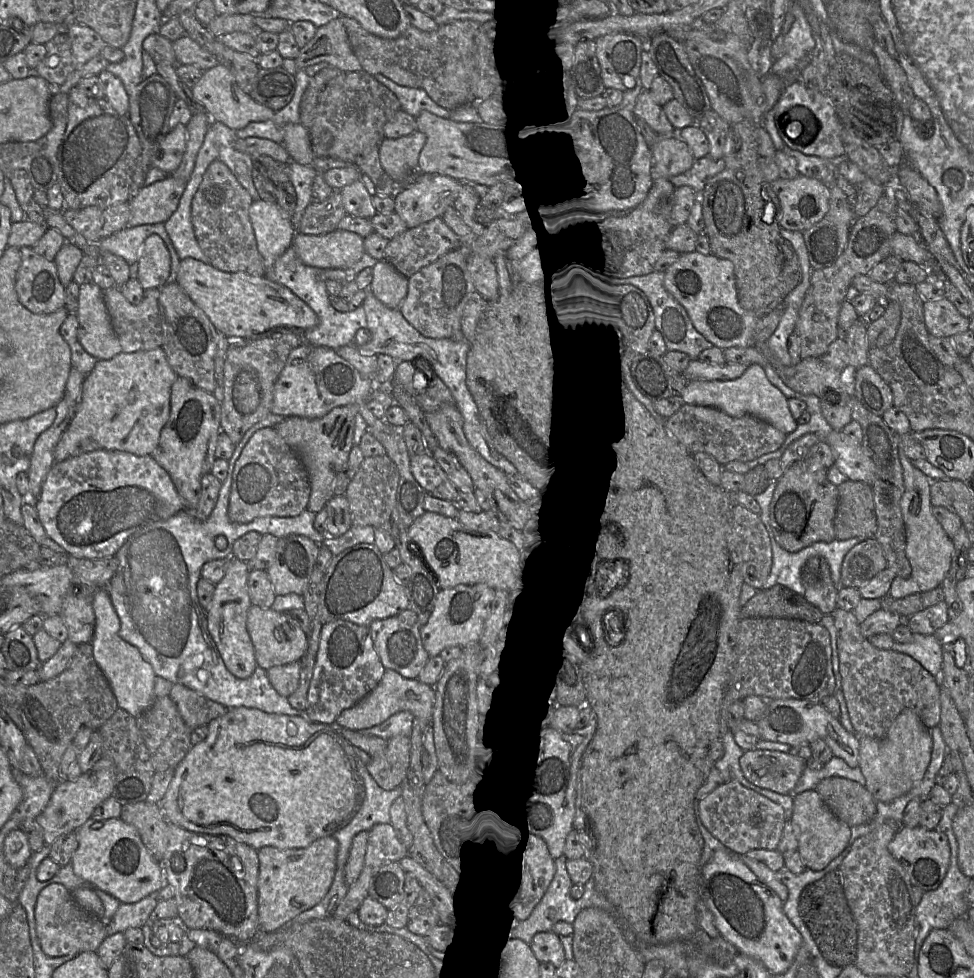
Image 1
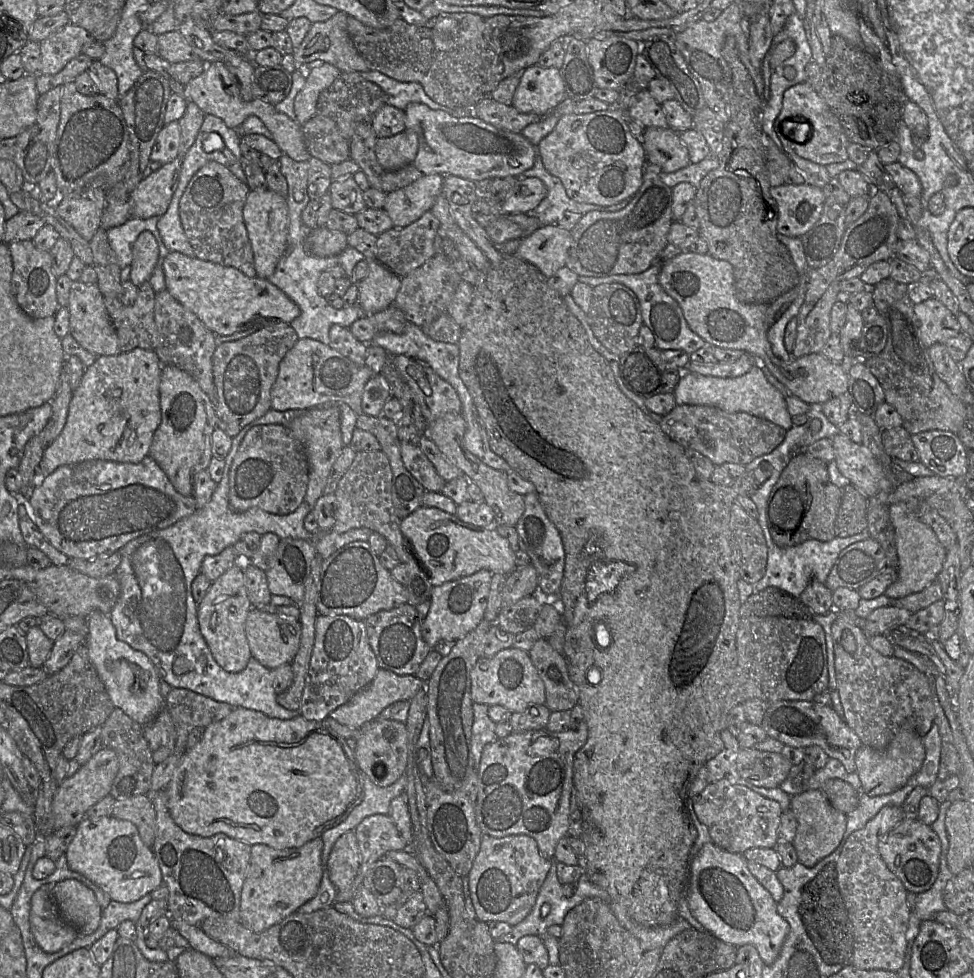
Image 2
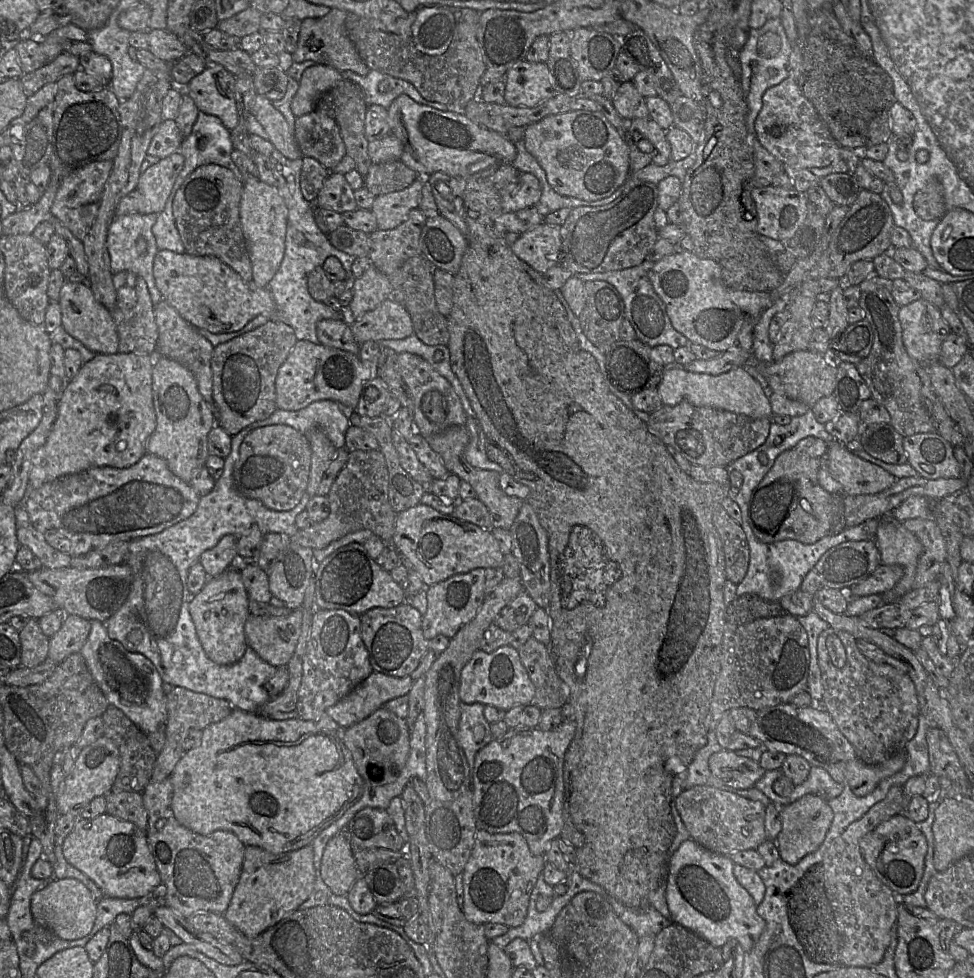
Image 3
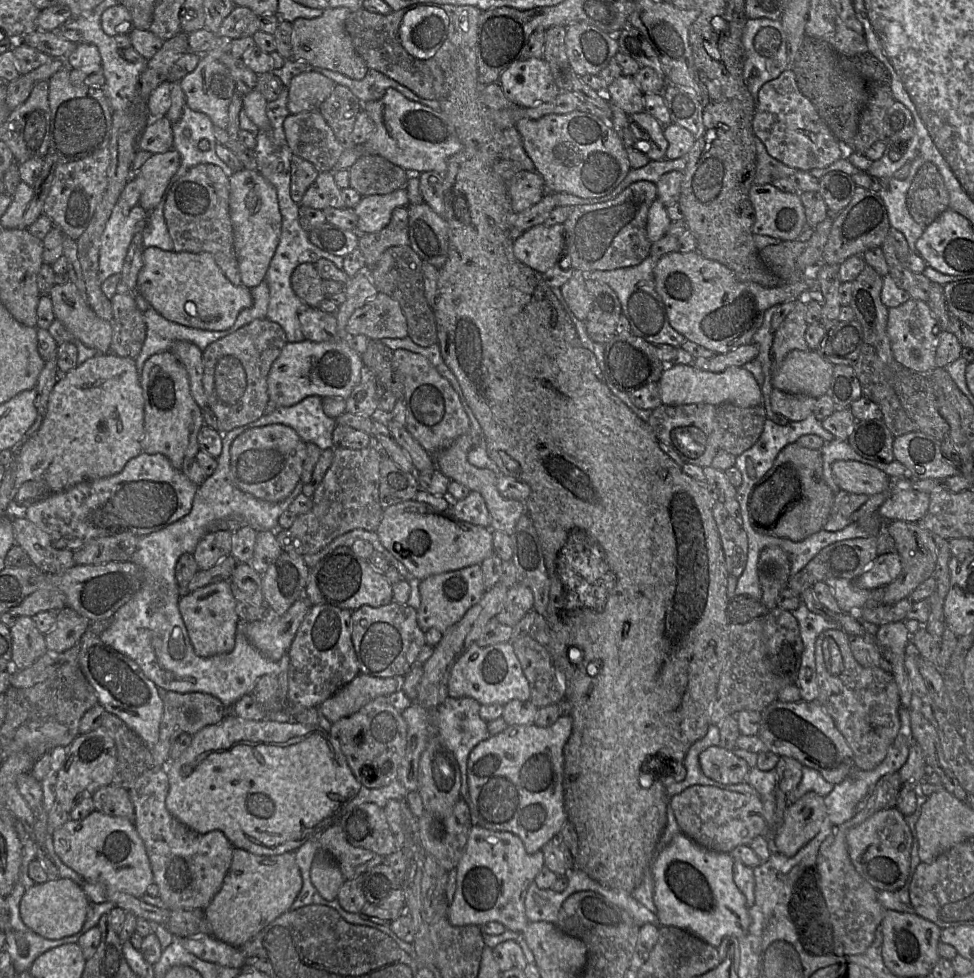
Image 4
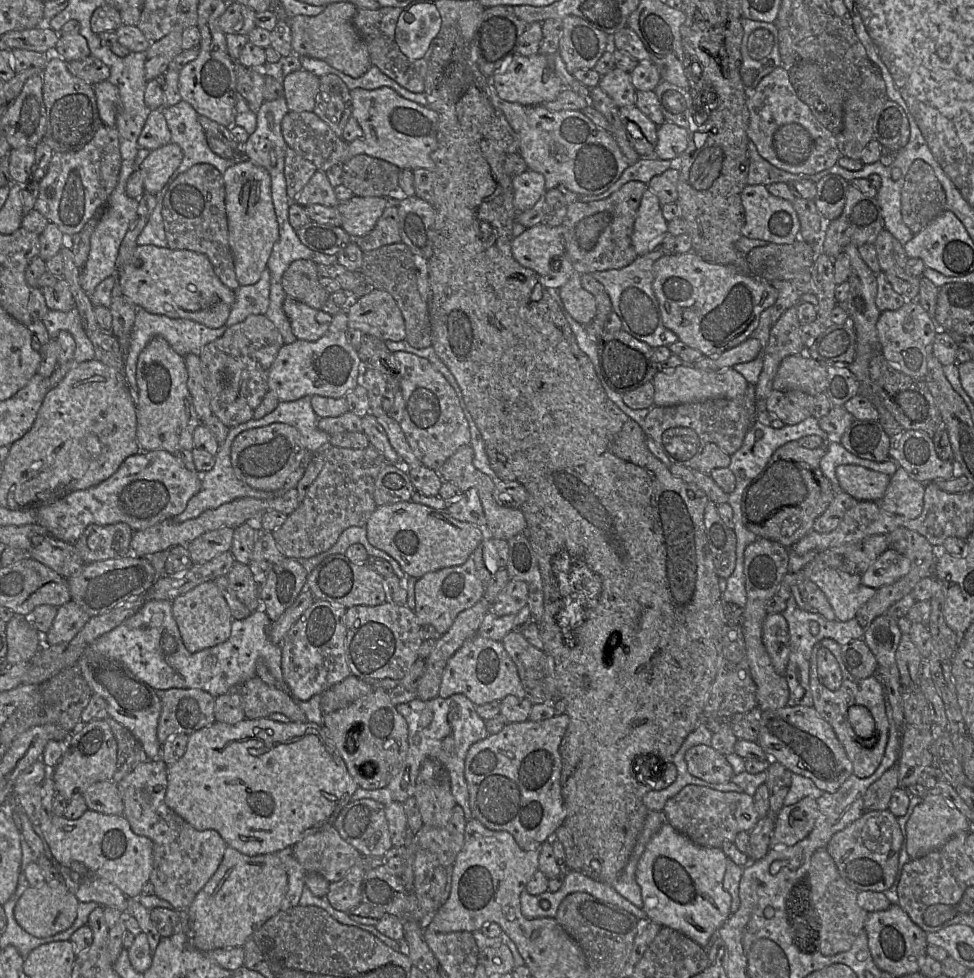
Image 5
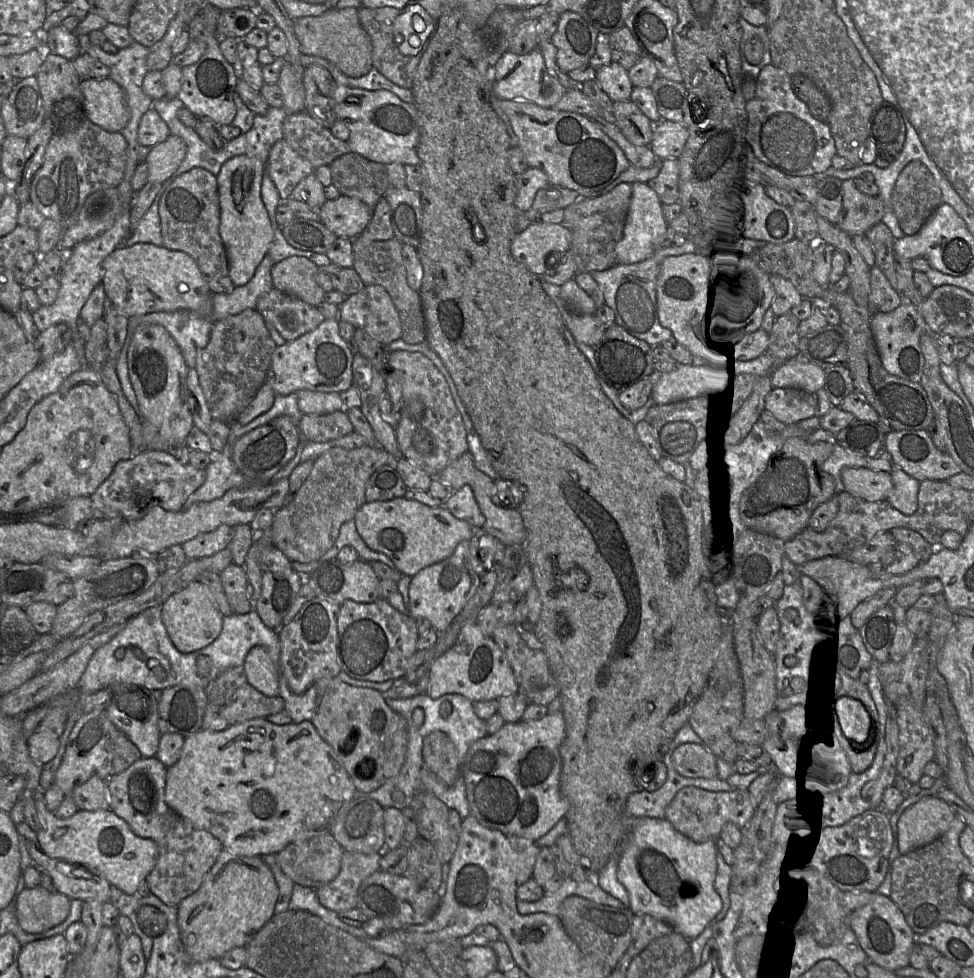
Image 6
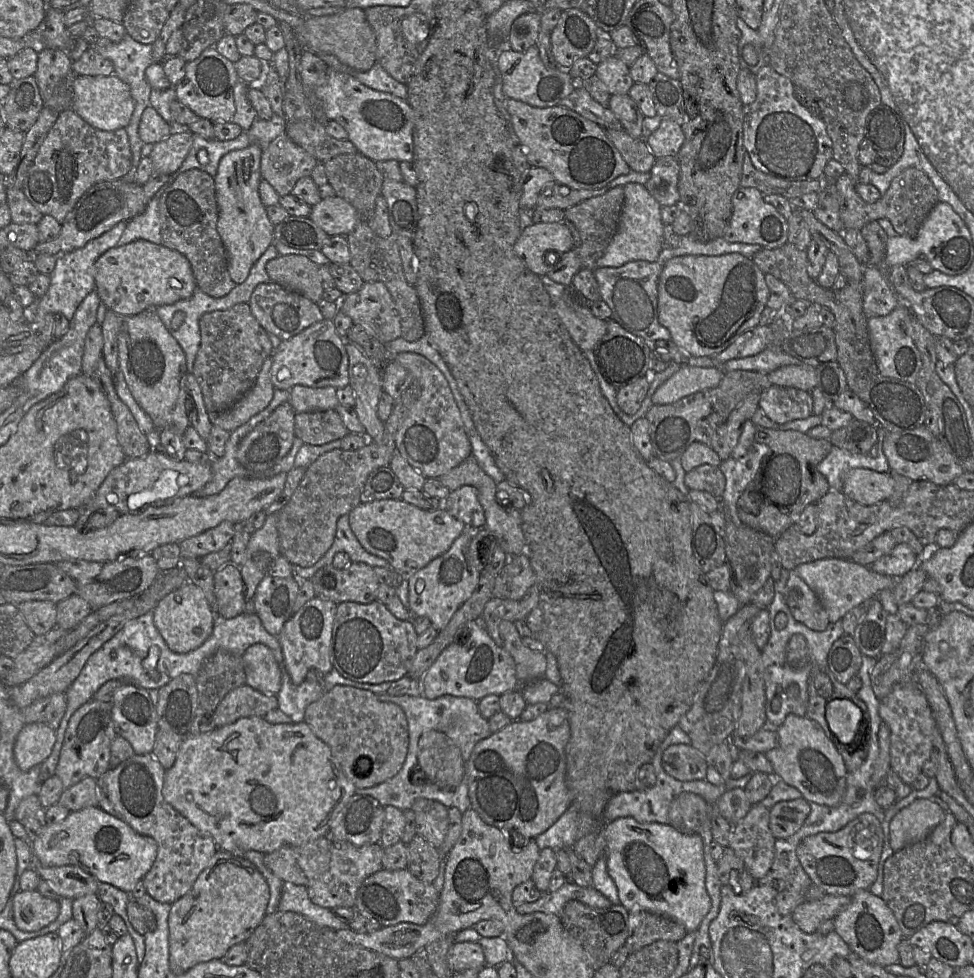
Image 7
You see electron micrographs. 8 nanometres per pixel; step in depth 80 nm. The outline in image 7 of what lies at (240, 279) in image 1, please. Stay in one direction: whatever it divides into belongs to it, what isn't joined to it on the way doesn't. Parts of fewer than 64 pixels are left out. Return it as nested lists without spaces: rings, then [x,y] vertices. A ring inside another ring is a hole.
[[[146,240],[107,250],[95,263],[94,277],[101,303],[122,317],[188,299],[197,288],[191,264],[183,254]]]

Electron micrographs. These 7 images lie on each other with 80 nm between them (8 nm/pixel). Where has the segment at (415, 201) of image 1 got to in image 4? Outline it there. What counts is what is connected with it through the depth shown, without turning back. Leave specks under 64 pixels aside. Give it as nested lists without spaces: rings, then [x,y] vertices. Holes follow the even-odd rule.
[[[405,188],[390,194],[362,197],[353,208],[358,216],[356,231],[358,234],[369,234],[385,228],[397,207],[407,207],[410,204]]]

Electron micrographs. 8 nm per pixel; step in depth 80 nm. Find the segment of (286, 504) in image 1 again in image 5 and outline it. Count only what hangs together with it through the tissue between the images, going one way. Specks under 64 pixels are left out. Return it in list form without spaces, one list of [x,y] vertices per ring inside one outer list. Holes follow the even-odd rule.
[[[273,423],[239,434],[232,443],[230,458],[237,479],[253,489],[275,492],[284,488],[290,475],[300,467],[306,452],[296,428]]]

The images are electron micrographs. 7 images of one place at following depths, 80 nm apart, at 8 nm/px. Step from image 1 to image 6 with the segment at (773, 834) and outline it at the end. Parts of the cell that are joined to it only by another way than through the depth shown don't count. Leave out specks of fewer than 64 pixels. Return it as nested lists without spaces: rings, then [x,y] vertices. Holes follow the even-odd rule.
[[[694,786],[680,789],[666,808],[665,819],[675,830],[692,841],[702,843],[716,841],[721,829],[726,823],[733,823],[743,828],[755,812],[753,803],[747,790],[734,789],[731,791],[712,792]]]

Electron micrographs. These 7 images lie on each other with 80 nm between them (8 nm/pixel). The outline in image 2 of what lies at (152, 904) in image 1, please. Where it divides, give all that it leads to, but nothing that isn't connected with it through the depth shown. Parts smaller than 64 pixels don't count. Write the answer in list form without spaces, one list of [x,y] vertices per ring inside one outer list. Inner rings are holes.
[[[150,894],[131,903],[112,900],[106,908],[102,909],[101,921],[96,931],[90,935],[80,935],[74,940],[73,945],[64,948],[65,954],[83,947],[90,948],[94,942],[102,938],[109,930],[117,930],[117,927],[125,920],[137,923],[143,908],[152,900]]]

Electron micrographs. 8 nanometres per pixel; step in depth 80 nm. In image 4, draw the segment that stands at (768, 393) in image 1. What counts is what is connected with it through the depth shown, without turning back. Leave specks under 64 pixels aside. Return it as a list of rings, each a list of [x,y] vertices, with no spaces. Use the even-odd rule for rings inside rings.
[[[675,365],[663,372],[659,382],[661,402],[666,406],[687,404],[732,404],[741,408],[762,406],[762,392],[753,375],[741,367],[730,367],[719,373],[699,370],[692,365]]]

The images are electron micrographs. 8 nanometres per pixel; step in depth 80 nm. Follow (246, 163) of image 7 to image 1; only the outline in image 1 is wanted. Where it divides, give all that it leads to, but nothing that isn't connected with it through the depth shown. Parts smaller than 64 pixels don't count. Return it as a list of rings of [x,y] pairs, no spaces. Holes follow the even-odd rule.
[[[254,200],[249,216],[266,272],[291,246],[296,230],[288,215],[276,202]]]

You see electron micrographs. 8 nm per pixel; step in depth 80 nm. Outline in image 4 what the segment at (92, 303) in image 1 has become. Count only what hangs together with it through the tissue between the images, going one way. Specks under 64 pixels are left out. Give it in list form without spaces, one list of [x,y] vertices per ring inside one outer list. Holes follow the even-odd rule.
[[[73,283],[54,285],[48,296],[56,319],[74,338],[95,349],[98,354],[110,353],[113,332],[111,323],[95,314]]]

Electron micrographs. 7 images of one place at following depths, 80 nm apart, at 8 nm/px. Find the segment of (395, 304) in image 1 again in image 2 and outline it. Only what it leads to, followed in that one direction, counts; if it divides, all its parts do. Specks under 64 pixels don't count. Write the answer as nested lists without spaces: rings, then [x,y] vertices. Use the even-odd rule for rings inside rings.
[[[369,259],[369,273],[359,282],[357,305],[364,314],[381,311],[394,304],[401,279],[375,259]]]

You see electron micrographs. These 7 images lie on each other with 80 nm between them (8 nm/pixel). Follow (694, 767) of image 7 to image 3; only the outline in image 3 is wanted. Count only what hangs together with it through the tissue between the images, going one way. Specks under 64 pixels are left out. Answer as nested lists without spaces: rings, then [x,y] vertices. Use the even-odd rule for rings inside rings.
[[[732,750],[713,753],[708,764],[714,776],[723,780],[726,785],[737,789],[754,787],[766,771],[759,762],[739,756]]]

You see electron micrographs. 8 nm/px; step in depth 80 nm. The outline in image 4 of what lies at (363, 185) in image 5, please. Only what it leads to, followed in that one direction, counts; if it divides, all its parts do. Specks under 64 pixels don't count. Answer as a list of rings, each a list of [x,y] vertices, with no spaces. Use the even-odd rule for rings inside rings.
[[[363,155],[347,170],[349,186],[362,197],[405,188],[410,173],[378,155]]]

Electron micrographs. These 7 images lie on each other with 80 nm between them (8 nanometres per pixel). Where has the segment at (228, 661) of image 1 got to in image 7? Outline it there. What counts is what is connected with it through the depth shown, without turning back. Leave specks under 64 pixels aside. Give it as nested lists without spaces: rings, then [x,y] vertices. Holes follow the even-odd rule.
[[[189,581],[163,597],[153,610],[154,624],[167,646],[180,654],[199,648],[210,637],[215,615],[202,590]]]

